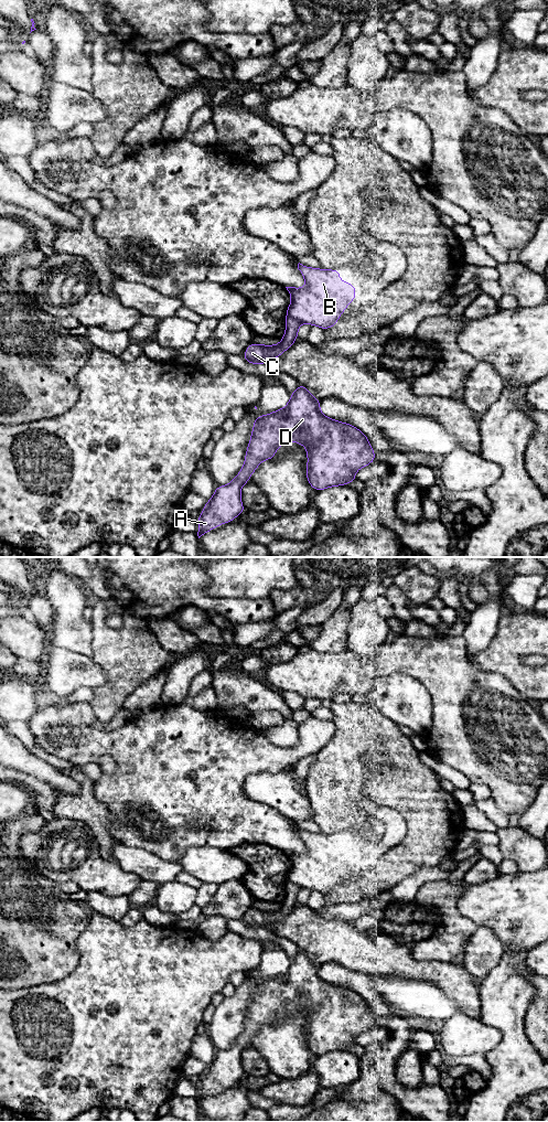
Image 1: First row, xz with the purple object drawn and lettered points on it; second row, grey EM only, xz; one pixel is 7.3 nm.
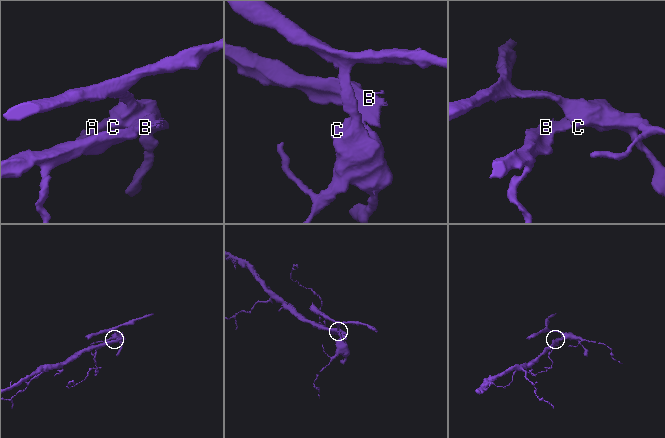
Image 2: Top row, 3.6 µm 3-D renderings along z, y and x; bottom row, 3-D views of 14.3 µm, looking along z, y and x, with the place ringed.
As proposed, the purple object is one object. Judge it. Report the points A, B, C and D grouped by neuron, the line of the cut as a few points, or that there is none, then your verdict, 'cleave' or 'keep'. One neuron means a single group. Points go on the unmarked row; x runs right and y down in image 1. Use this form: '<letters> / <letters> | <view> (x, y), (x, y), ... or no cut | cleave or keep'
A C D / B | xz (288, 879), (300, 887) | cleave

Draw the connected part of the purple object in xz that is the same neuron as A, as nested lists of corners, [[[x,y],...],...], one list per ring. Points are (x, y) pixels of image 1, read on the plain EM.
[[[299,949],[298,953],[291,959],[290,966],[286,972],[256,983],[244,1032],[229,1049],[217,1051],[213,1062],[207,1066],[197,1084],[198,1103],[222,1088],[232,1087],[245,1076],[240,1066],[241,1051],[249,1046],[250,1040],[259,1028],[262,1025],[273,1023],[276,1014],[282,1012],[288,1005],[303,1008],[308,1015],[307,1044],[316,1056],[330,1051],[346,1050],[348,1047],[355,1046],[355,1036],[376,1025],[367,1002],[348,987],[342,989],[324,981],[320,976],[320,968],[321,965],[313,962],[305,951]]]

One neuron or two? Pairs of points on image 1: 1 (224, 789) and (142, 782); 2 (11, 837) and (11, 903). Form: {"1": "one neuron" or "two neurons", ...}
{"1": "one neuron", "2": "one neuron"}

